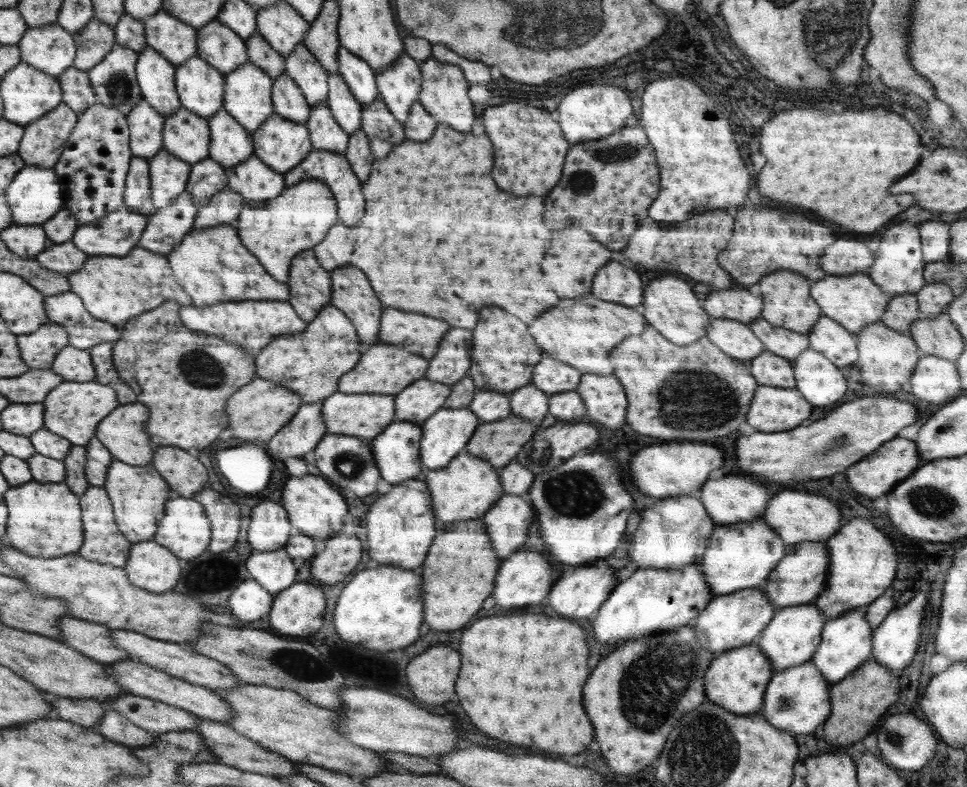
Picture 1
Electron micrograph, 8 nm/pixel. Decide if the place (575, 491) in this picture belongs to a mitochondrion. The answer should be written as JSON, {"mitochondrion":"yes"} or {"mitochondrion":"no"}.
{"mitochondrion":"yes"}

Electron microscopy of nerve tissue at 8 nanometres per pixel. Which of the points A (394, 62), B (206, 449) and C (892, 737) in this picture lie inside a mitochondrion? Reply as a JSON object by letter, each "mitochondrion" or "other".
{"A":"other","B":"other","C":"mitochondrion"}

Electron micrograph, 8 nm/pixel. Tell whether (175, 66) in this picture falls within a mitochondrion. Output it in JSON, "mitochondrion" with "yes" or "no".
{"mitochondrion":"no"}

